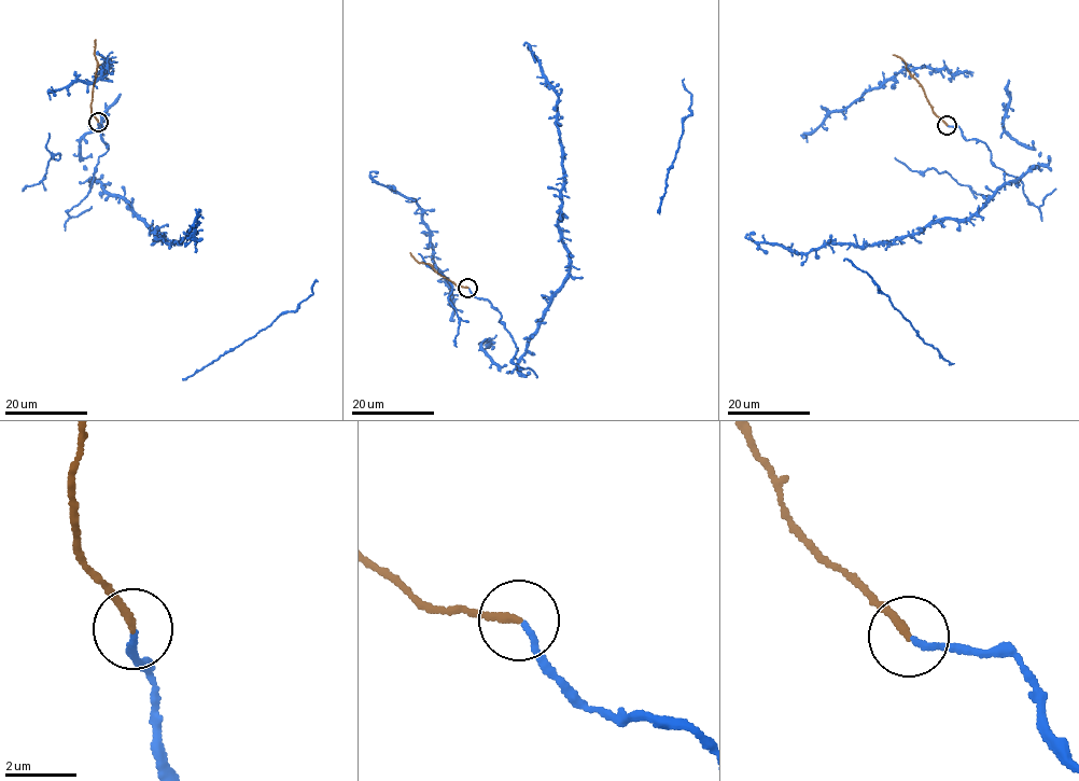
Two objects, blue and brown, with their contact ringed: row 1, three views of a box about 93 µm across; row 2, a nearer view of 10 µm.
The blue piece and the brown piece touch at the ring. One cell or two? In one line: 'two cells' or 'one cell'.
one cell

